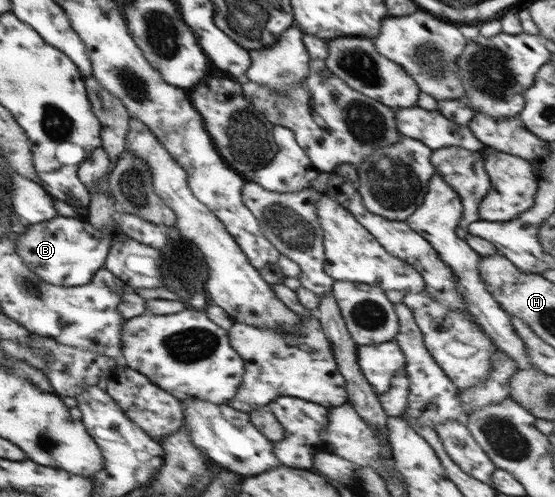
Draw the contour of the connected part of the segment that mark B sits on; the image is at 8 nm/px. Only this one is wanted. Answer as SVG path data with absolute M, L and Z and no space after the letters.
M55 216L49 221L34 223L33 225L28 224L28 230L16 241L16 248L18 249L18 254L22 257L22 260L39 276L44 279L47 283L56 286L65 286L67 288L77 288L86 283L89 283L93 277L96 275L96 271L104 267L106 262L106 257L108 256L112 242L117 238L123 238L120 227L116 227L114 230L111 228L98 228L95 227L91 222L87 221L86 218L76 218L76 217L65 217L65 216Z

